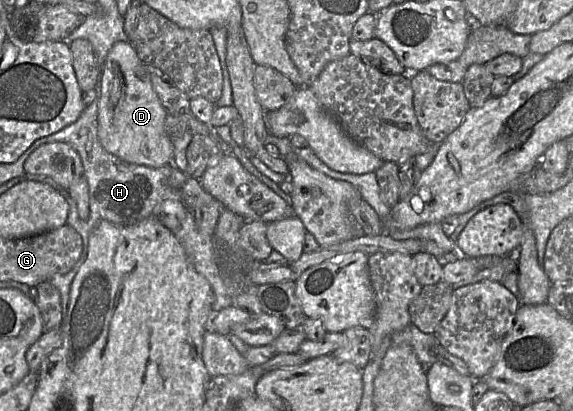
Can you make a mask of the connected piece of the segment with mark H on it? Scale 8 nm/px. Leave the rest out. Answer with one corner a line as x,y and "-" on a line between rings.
95,99
72,124
40,141
39,147
53,142
70,145
80,156
84,176
88,183
89,203
92,211
86,223
91,233
101,220
115,225
134,225
149,217
157,218
183,246
185,253
195,270
210,283
214,301
212,310
220,312
232,306
233,299
245,292
254,292
257,288
249,278
254,264
252,257
239,245
218,244
214,235
204,235
195,223
192,213
186,208
181,198
181,189
168,184
173,164
159,168
136,165
125,162
108,153
98,139
98,99

